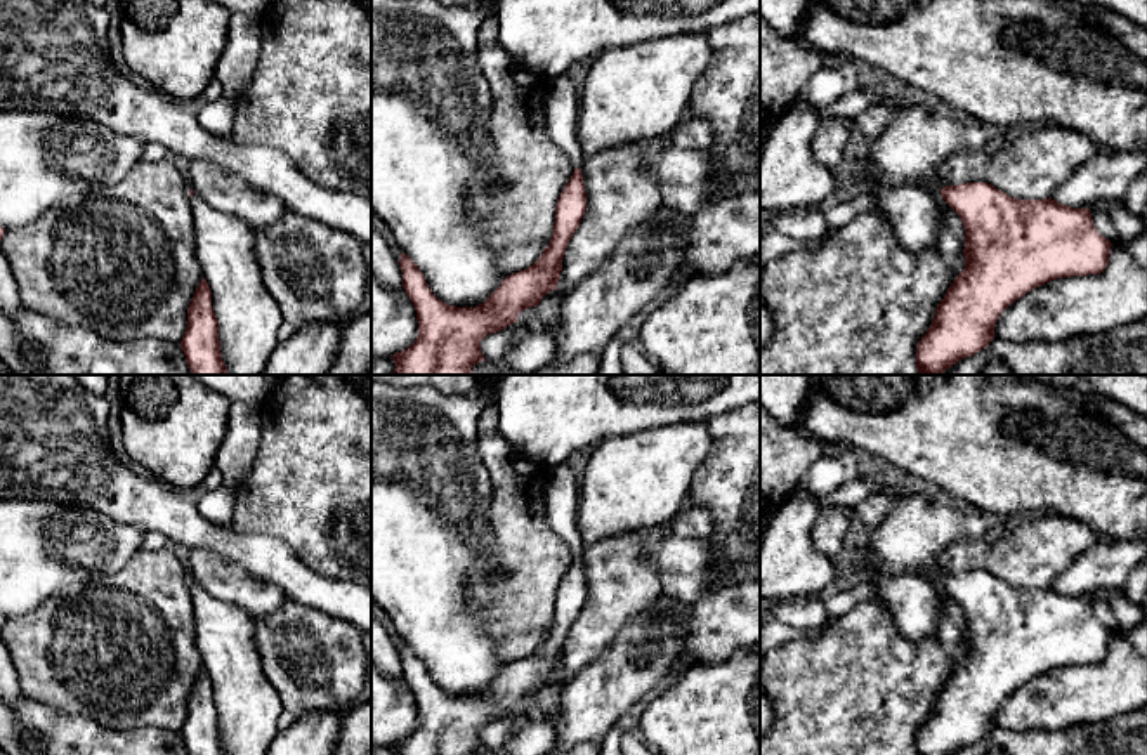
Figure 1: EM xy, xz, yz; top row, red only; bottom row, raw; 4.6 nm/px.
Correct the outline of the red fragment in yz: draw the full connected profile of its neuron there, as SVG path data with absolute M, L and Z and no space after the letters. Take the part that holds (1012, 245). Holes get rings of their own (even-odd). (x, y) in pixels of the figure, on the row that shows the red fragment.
M930 179L916 184L941 194L965 227L965 269L947 288L934 321L916 345L918 375L941 375L960 359L991 344L1001 312L1027 292L1059 278L1100 274L1112 243L1093 226L1088 208L1060 205L1052 198L1019 200L987 182L942 186Z

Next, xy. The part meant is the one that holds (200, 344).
M205 278L187 307L187 328L180 349L193 375L229 375L222 361L219 321L212 309L212 292Z

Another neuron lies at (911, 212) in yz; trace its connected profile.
M868 160L868 168L855 175L861 189L871 189L878 200L875 212L888 220L897 243L908 252L925 252L937 238L937 217L947 208L941 194L923 191L916 182L892 182L885 179Z

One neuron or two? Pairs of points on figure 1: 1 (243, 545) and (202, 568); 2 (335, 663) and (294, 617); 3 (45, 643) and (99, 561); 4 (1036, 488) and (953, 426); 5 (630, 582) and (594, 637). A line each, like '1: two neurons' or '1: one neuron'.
1: two neurons
2: one neuron
3: two neurons
4: one neuron
5: one neuron

